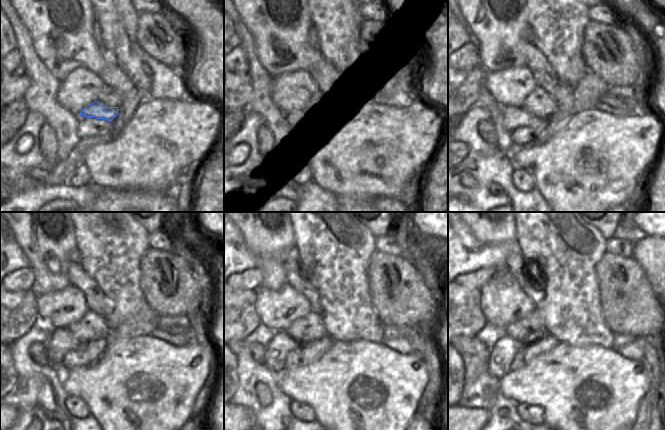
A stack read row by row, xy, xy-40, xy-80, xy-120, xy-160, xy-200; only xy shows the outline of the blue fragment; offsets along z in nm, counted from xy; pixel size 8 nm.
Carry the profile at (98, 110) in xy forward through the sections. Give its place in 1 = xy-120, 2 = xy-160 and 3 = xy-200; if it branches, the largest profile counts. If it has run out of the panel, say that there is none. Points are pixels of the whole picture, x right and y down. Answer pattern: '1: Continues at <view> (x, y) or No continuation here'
1: Continues at xy-120 (61, 341)
2: Continues at xy-160 (282, 344)
3: Continues at xy-200 (502, 353).

